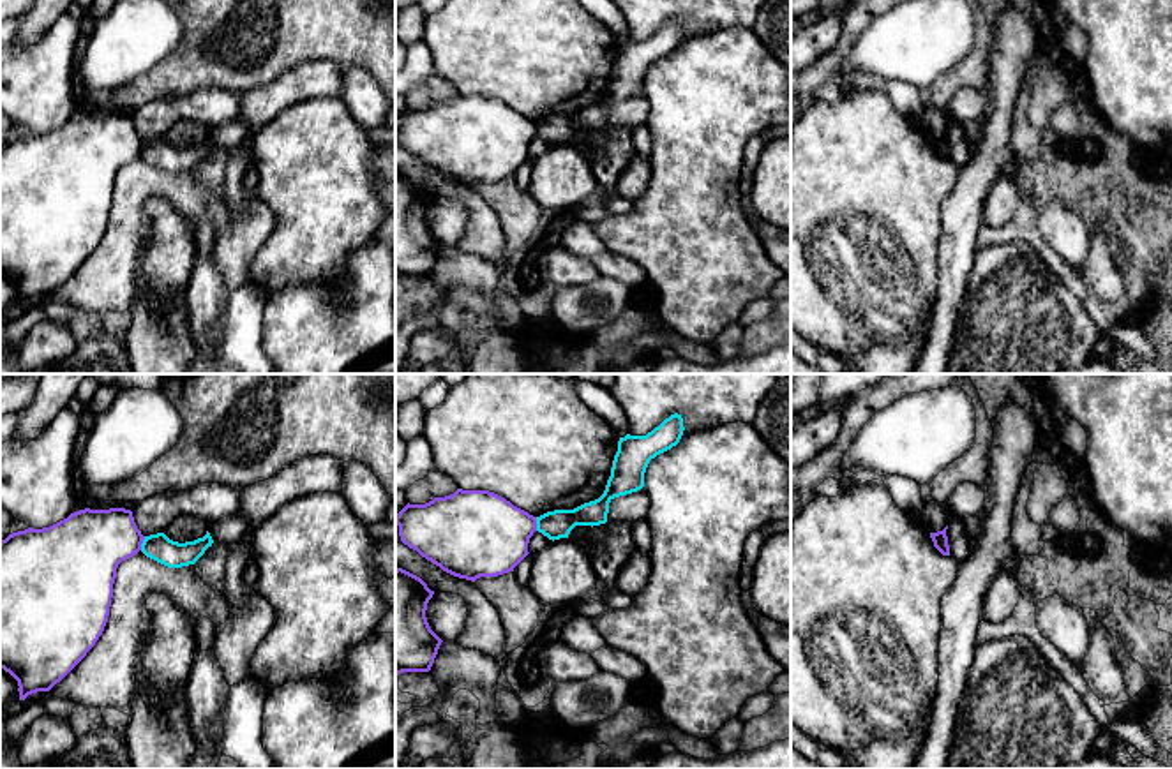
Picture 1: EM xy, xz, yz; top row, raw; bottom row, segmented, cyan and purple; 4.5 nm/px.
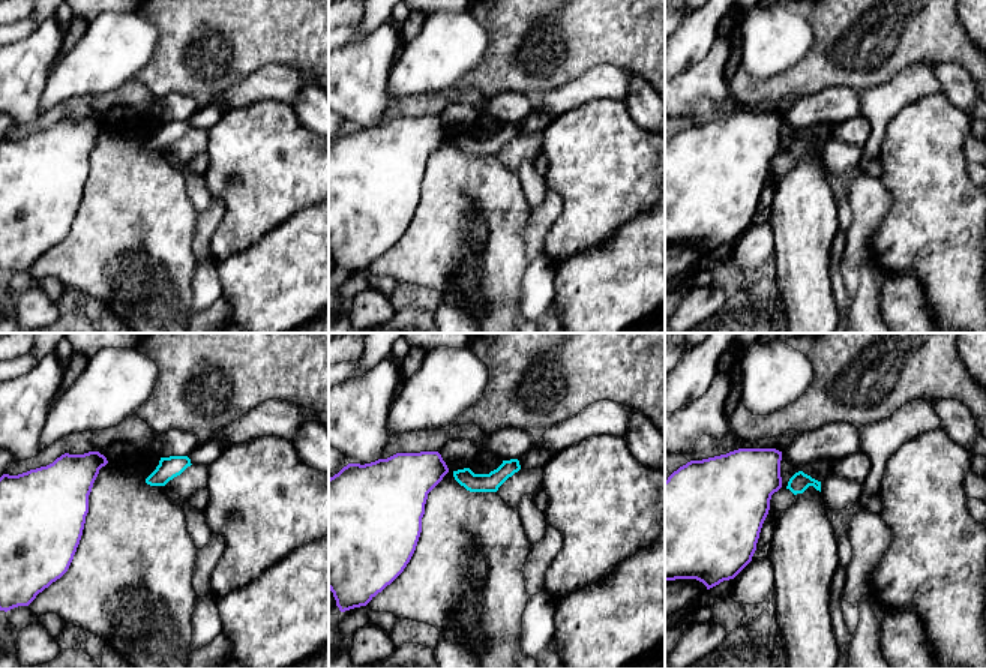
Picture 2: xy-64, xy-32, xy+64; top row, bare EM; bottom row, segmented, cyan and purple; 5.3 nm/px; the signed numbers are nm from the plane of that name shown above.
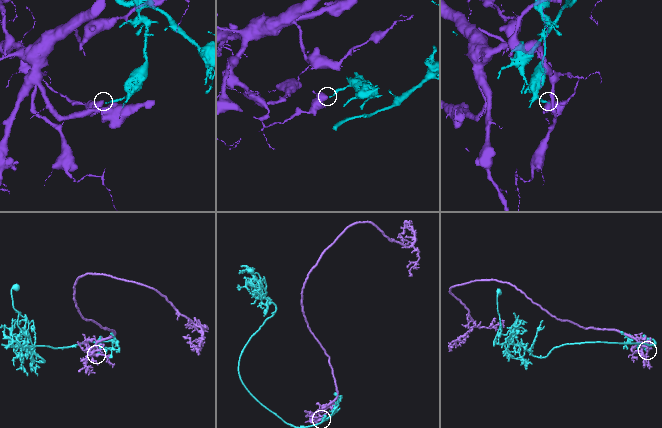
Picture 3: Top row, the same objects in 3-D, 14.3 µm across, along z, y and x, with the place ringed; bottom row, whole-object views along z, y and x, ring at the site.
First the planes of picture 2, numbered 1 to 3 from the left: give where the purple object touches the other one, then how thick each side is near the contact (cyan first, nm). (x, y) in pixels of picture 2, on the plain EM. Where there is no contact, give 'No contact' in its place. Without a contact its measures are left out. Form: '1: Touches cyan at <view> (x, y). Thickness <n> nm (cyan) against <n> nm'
1: No contact
2: No contact
3: No contact

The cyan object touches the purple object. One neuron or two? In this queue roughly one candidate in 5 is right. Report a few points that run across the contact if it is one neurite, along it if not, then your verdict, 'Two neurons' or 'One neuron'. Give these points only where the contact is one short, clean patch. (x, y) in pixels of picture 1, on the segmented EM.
Line: xy (145, 537), (140, 549). Two neurons

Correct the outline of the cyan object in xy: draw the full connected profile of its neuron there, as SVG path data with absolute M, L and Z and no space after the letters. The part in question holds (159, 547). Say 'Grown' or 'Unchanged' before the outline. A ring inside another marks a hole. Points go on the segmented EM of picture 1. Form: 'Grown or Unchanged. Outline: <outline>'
Unchanged. Outline: M208 531L203 538L185 543L173 541L164 533L157 533L145 536L141 552L168 568L182 568L194 564L212 543Z

